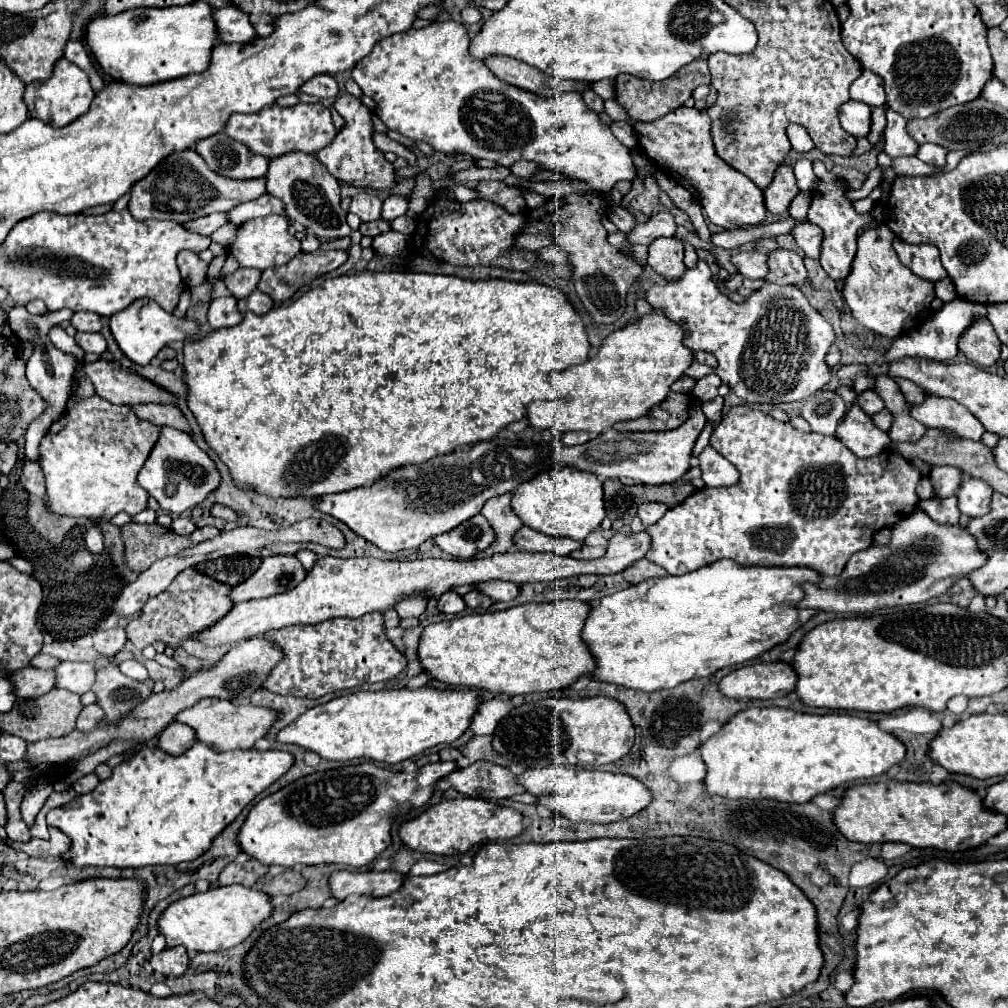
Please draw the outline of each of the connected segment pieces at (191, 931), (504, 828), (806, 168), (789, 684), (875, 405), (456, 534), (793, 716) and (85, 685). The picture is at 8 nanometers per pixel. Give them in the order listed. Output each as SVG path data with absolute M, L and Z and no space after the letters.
M231 884L209 888L207 892L197 892L193 896L175 900L161 912L157 930L161 936L165 936L167 948L185 946L187 950L197 952L219 952L243 942L253 932L253 928L269 914L271 902L267 894L255 888L245 888L241 884Z
M457 798L429 806L419 816L401 822L397 830L407 848L415 852L449 856L467 852L471 846L485 840L509 840L519 836L523 832L523 816L513 808L503 808L483 798Z
M801 156L797 162L795 162L795 176L797 176L797 184L801 188L801 192L811 192L815 190L817 186L817 176L813 174L813 168L811 168L811 160Z
M785 662L741 666L719 680L719 692L733 700L769 700L795 690L795 670Z
M865 390L865 392L857 394L857 404L869 416L873 416L873 414L877 414L877 412L881 412L885 408L883 400L877 396L875 390Z
M477 514L467 522L459 524L459 528L439 534L433 540L441 550L449 552L453 558L469 560L477 552L489 548L491 542L495 540L495 534L493 528L487 524L487 520L481 514Z
M745 708L737 712L717 734L705 740L701 746L701 758L707 766L703 778L707 794L739 800L777 800L789 804L801 804L815 798L821 792L829 792L843 782L873 778L887 772L891 766L903 762L905 748L893 734L883 732L875 722L847 716L847 714L801 714L789 708Z
M59 662L53 672L55 688L67 688L79 696L95 682L95 666L89 662Z

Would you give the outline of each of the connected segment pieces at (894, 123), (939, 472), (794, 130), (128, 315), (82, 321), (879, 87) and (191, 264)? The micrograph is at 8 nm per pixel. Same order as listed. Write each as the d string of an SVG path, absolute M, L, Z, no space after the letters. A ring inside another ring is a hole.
M885 106L885 116L887 116L887 128L883 132L883 136L885 136L883 152L891 158L913 156L915 148L919 148L919 146L915 144L915 140L909 138L907 130L905 130L905 118L899 116L897 112L891 112L891 108L887 108L887 106Z
M933 466L929 480L933 484L935 498L943 500L943 498L953 496L961 478L963 478L963 474L955 466Z
M789 124L789 126L787 126L787 138L789 138L793 150L797 150L797 152L801 152L801 154L803 154L803 152L809 152L809 150L813 148L811 136L809 136L807 130L805 130L803 126L799 126L799 124Z
M137 300L135 304L131 304L131 308L125 308L123 312L113 314L109 318L109 328L121 352L139 366L147 366L151 358L169 342L187 340L191 334L197 332L197 324L193 320L177 318L169 312L163 312L159 304L155 304L153 300Z
M75 312L71 318L71 324L77 332L99 332L101 330L101 316L95 316L93 312Z
M863 70L863 74L851 84L851 98L861 100L869 104L871 108L875 106L885 106L885 90L883 90L883 80L869 72Z
M184 250L177 254L177 266L181 270L181 276L185 280L185 284L189 288L197 286L199 282L203 282L205 272L207 272L207 264L200 259L198 254Z

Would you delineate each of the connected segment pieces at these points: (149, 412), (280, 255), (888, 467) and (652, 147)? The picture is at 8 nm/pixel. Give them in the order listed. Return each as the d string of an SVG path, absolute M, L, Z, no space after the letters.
M131 404L131 410L141 420L149 420L155 426L167 424L167 426L173 426L173 428L179 428L179 430L185 430L191 434L187 420L183 418L181 410L173 404Z
M261 216L261 218L253 218L243 222L237 228L237 238L233 244L227 246L229 254L235 256L235 260L239 262L239 266L243 268L257 268L257 270L267 270L271 266L283 266L287 264L299 250L301 250L301 242L289 234L287 230L287 220L285 216Z
M739 404L739 406L733 406L721 420L721 424L713 430L711 434L711 440L709 444L719 450L729 462L733 462L733 466L739 466L739 472L741 472L741 482L737 482L735 486L727 486L727 488L703 488L703 490L697 490L693 492L693 496L689 496L687 500L683 500L683 504L667 510L667 514L657 520L655 524L651 524L651 562L663 566L669 574L687 574L691 570L697 570L701 566L707 566L711 562L717 562L721 558L731 558L735 560L737 564L743 564L743 566L809 566L809 568L815 568L817 572L821 574L827 574L827 576L837 576L847 560L855 554L855 552L861 552L861 550L867 550L873 542L873 536L875 532L879 532L879 528L885 528L885 526L893 526L895 522L907 518L919 498L915 494L915 486L921 478L921 472L911 466L903 456L891 452L891 450L885 450L883 454L877 454L873 458L857 458L847 446L843 446L835 436L825 436L825 434L815 434L815 432L799 432L797 428L793 428L789 422L781 422L781 420L775 420L773 416L769 416L767 412L761 412L761 410L753 410L749 408L747 404Z
M605 100L605 114L611 120L631 122L641 150L657 164L659 170L663 170L671 178L677 178L677 182L695 196L695 200L703 206L713 224L733 230L763 222L767 212L763 192L745 174L727 166L715 154L711 140L711 118L705 110L679 106L677 110L665 114L651 124L639 124L629 120L627 112L623 110L623 106L617 104L617 100Z

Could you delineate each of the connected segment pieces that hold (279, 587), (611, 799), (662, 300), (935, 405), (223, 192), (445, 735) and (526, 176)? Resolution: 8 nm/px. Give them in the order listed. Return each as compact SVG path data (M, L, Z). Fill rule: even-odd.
M267 556L259 570L245 582L231 588L231 602L267 598L295 588L307 576L305 568L295 556Z
M543 766L529 768L517 776L517 782L525 792L537 796L537 804L549 808L553 814L567 818L571 822L591 822L591 824L613 824L625 820L651 802L651 792L627 774L563 768L563 766Z
M698 260L695 268L685 270L685 274L675 282L653 284L645 290L645 300L653 308L663 308L671 320L683 320L687 328L685 344L691 346L693 352L707 350L717 356L717 374L729 388L749 404L781 404L805 400L819 392L831 378L829 366L823 362L829 352L831 342L835 340L835 332L831 324L807 302L803 292L797 286L777 286L763 284L757 292L753 292L743 304L729 300L719 292L715 282L711 280L711 270L704 260Z
M927 396L923 404L911 408L911 416L927 428L949 428L971 440L981 440L983 424L959 402L941 396Z
M195 150L187 152L175 152L167 160L159 162L139 184L131 188L131 200L127 210L135 220L173 220L173 222L189 222L205 214L213 212L225 212L227 208L233 208L235 204L241 204L245 200L255 200L263 196L265 184L263 178L259 180L231 180L223 178L207 168L203 158L197 156Z
M425 686L417 690L355 692L307 710L293 724L277 732L277 742L313 750L325 760L367 758L397 764L421 756L433 746L457 740L469 728L477 706L479 698L471 690L437 690Z
M520 160L513 164L513 166L510 167L510 170L511 174L519 177L521 180L530 182L533 172L537 172L537 170L539 170L539 166L534 162Z

